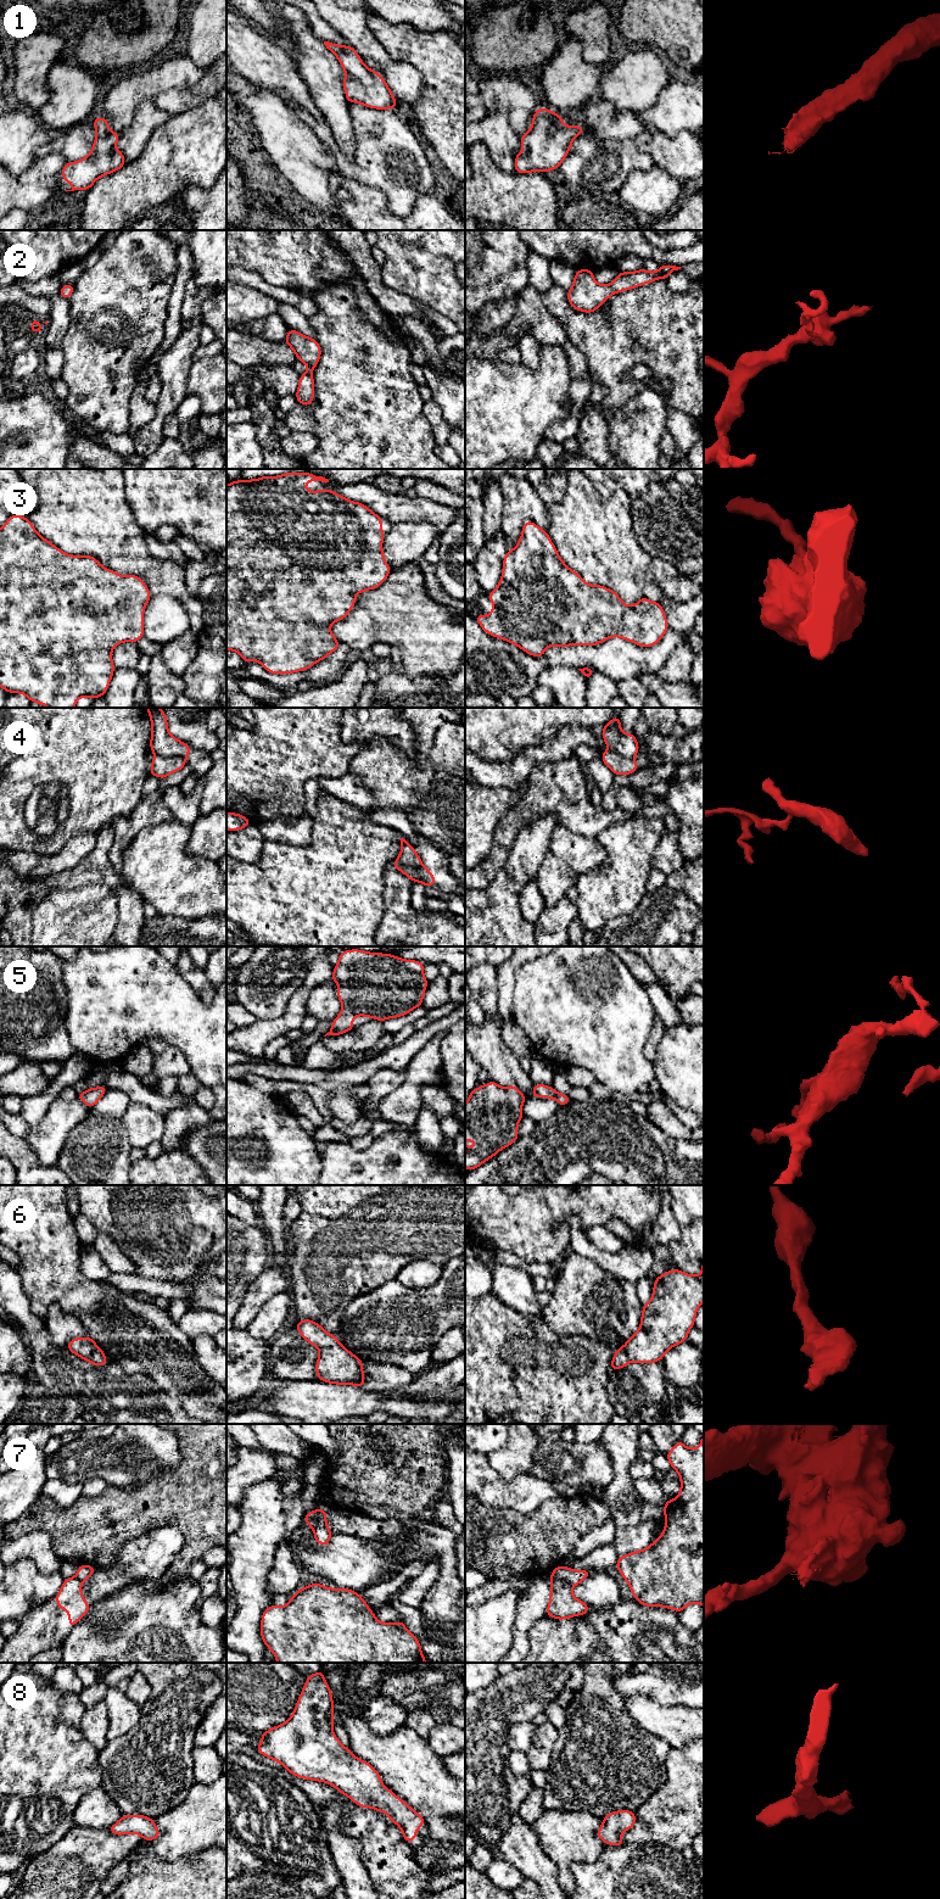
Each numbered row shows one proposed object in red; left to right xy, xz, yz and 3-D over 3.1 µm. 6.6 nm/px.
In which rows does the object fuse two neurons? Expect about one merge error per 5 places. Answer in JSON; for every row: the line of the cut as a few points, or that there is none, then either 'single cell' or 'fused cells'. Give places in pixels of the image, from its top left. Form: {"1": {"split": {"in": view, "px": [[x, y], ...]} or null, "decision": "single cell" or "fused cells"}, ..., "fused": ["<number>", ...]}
{"1": {"split": null, "decision": "single cell"}, "2": {"split": null, "decision": "single cell"}, "3": {"split": null, "decision": "single cell"}, "4": {"split": {"in": "xy", "px": [[156, 755], [184, 758]]}, "decision": "fused cells"}, "5": {"split": null, "decision": "single cell"}, "6": {"split": null, "decision": "single cell"}, "7": {"split": {"in": "yz", "px": [[550, 1578], [566, 1580], [572, 1586]]}, "decision": "fused cells"}, "8": {"split": null, "decision": "single cell"}, "fused": ["4", "7"]}

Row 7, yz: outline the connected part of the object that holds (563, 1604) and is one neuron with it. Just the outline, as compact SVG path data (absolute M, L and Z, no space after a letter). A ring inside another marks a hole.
M550 1579L550 1598L545 1614L558 1619L571 1619L575 1615L584 1615L589 1607L576 1599L572 1594L572 1585L565 1580Z

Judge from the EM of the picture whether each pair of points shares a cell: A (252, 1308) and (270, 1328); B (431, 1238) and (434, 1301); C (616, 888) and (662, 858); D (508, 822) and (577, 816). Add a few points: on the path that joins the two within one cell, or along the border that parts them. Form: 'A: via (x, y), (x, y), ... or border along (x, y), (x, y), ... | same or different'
A: border along (277, 1293), (261, 1307), (245, 1329) | different
B: border along (452, 1257), (442, 1266) | different
C: border along (662, 837), (653, 858), (653, 869) | different
D: via (525, 811), (531, 806), (560, 806) | same

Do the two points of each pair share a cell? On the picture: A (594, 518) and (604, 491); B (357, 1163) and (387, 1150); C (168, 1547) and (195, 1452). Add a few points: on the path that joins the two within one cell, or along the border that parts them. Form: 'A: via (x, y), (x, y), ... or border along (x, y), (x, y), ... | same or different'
A: border along (589, 481), (603, 498), (617, 489), (631, 498) | different
B: via (364, 1163), (374, 1163), (380, 1157) | same
C: border along (173, 1525), (161, 1525), (145, 1532) | different

